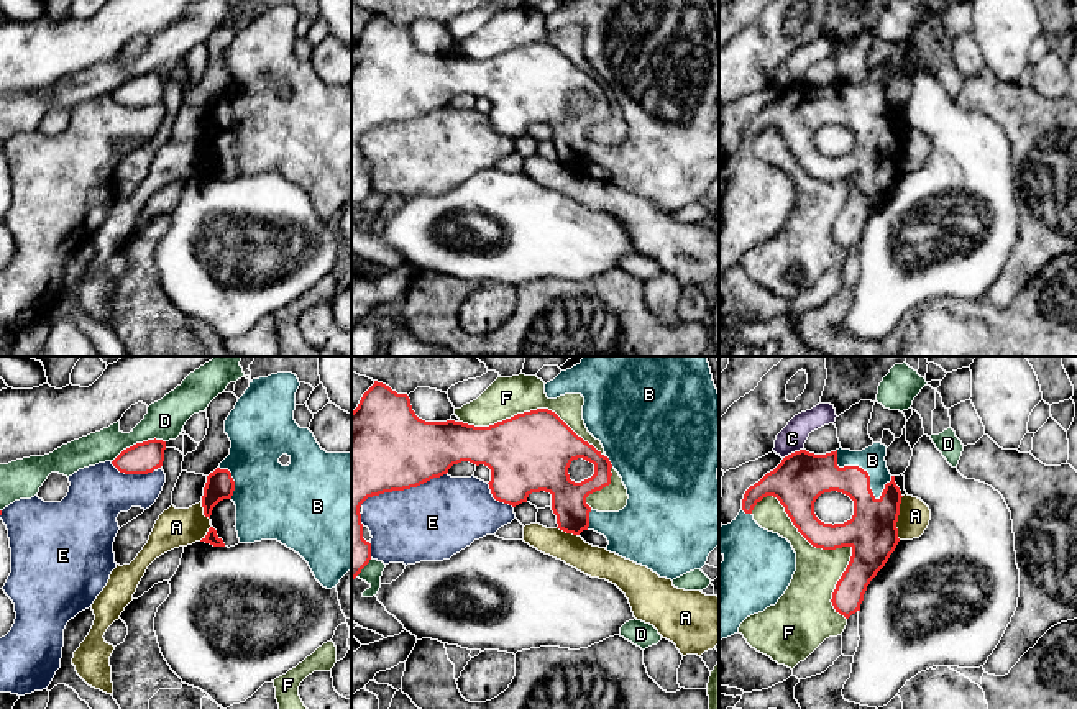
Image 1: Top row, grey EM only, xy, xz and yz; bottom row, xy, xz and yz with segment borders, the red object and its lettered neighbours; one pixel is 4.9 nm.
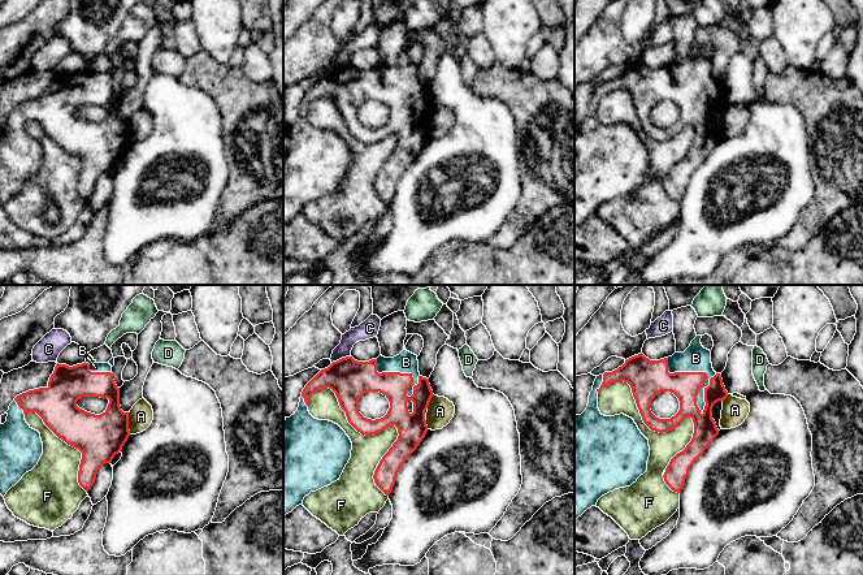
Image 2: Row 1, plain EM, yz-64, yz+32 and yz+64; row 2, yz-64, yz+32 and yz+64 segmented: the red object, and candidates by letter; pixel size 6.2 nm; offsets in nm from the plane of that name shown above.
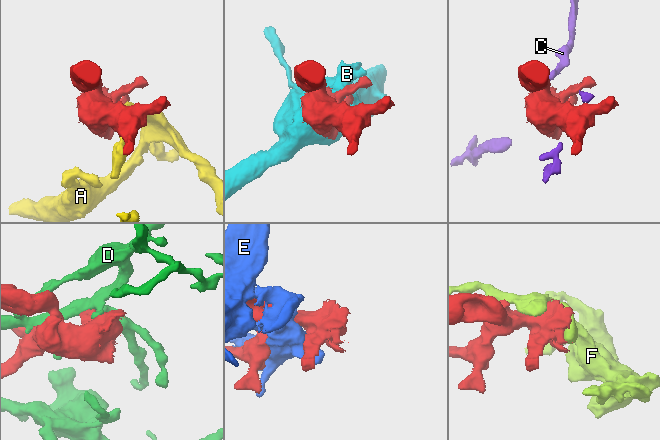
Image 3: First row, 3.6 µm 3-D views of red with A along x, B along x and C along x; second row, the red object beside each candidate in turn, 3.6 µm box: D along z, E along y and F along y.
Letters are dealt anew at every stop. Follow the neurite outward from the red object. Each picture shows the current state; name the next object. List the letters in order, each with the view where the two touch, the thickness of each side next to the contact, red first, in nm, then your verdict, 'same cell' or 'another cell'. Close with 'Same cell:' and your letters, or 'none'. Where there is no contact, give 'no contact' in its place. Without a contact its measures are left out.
A: contact in yz; calibres 240 and 150 nm; another cell
B: contact in yz; calibres 220 and 130 nm; same cell
C: contact in yz; calibres 260 and 130 nm; another cell
D: contact in xy; calibres 160 and 190 nm; another cell
E: contact in xz; calibres 440 and 380 nm; another cell
F: contact in yz; calibres 240 and 220 nm; another cell
Same cell: B

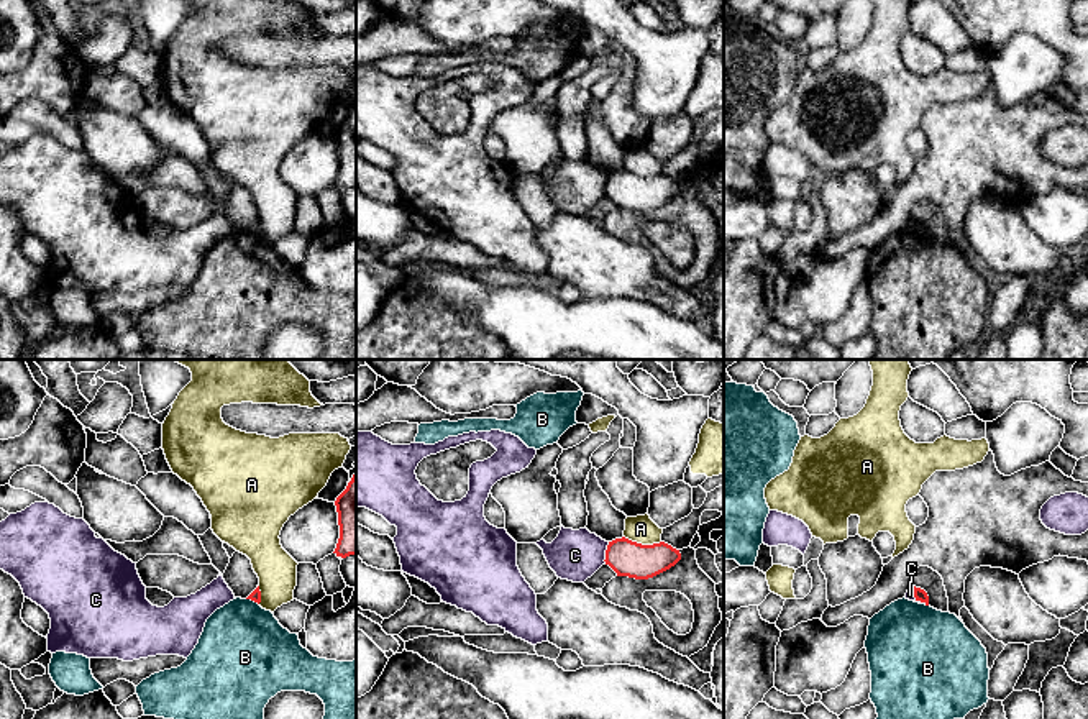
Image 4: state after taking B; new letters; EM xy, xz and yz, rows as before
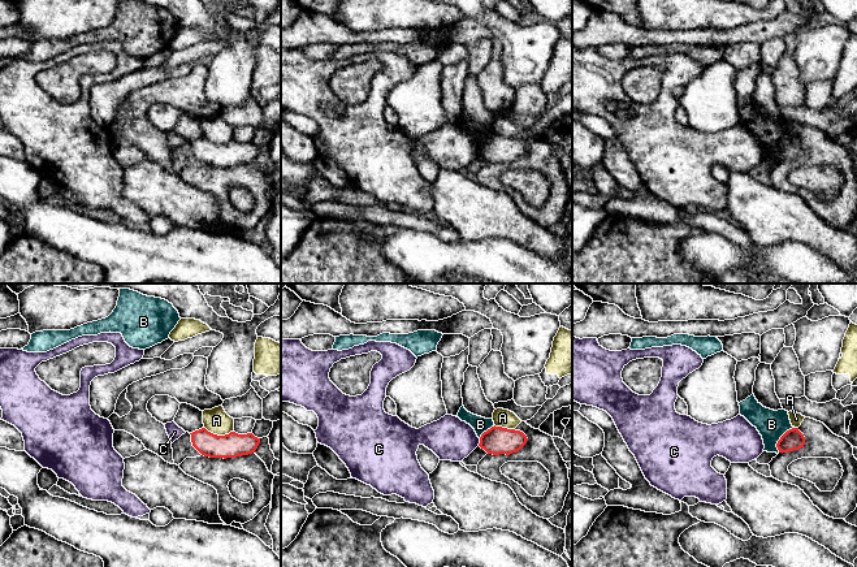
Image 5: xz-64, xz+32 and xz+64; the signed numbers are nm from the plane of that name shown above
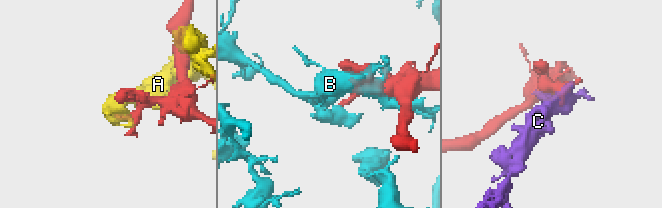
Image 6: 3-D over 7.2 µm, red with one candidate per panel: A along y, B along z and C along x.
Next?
A: contact in xz; calibres 180 and 140 nm; another cell
B: contact in xy; calibres 50 and 440 nm; another cell
C: contact in xz; calibres 180 and 260 nm; another cell
Same cell: none

